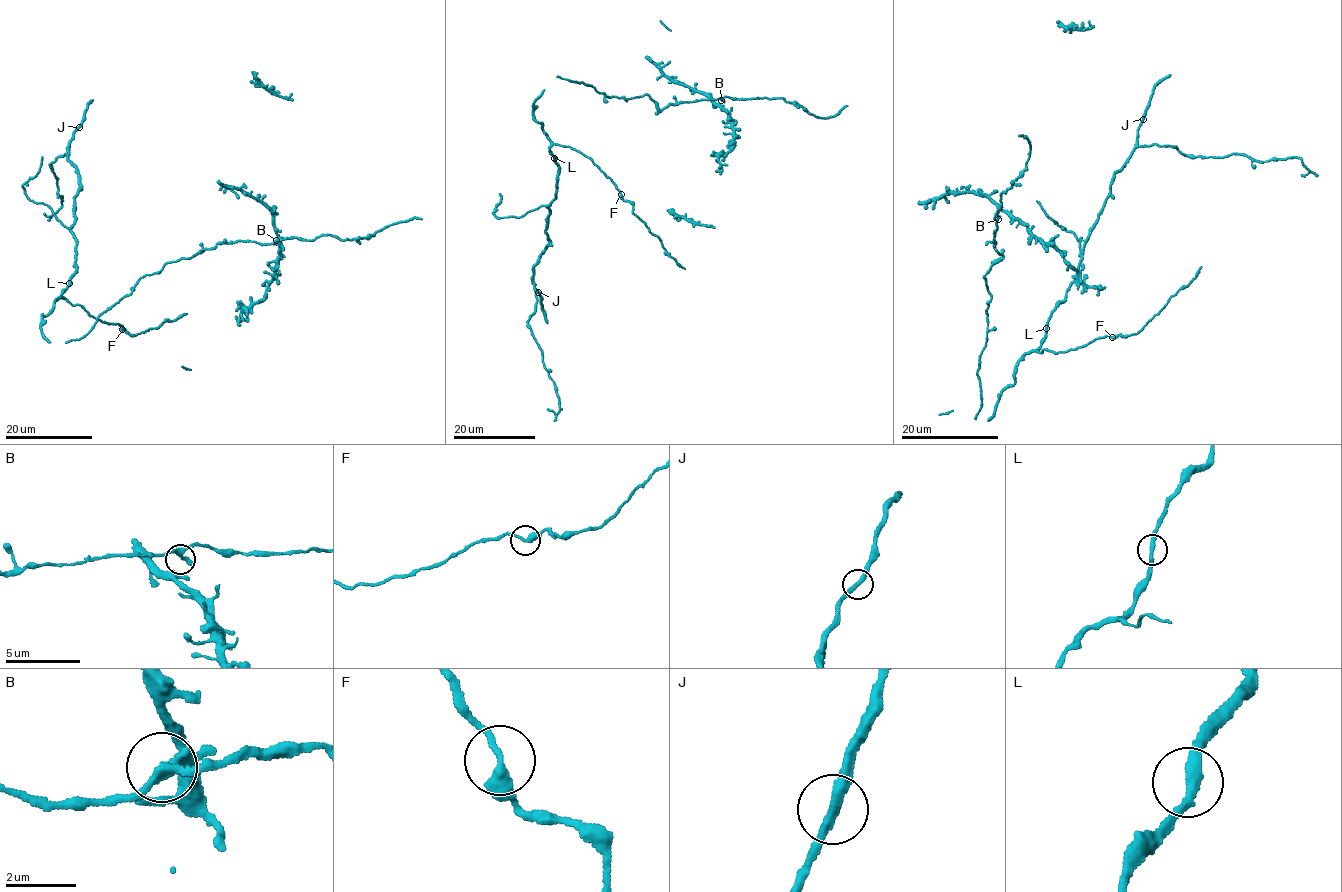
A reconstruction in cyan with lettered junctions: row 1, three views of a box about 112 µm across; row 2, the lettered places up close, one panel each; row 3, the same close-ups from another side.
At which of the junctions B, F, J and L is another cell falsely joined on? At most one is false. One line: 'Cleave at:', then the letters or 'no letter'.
Cleave at: no letter

